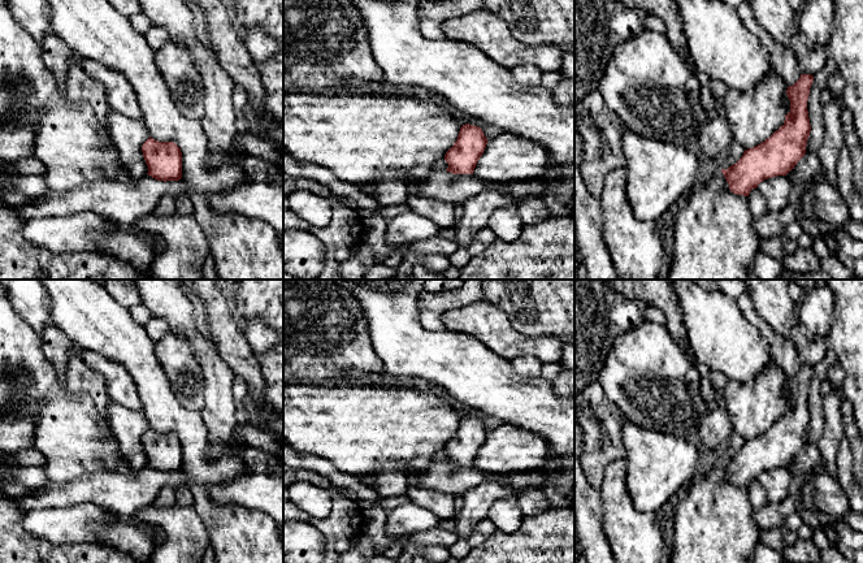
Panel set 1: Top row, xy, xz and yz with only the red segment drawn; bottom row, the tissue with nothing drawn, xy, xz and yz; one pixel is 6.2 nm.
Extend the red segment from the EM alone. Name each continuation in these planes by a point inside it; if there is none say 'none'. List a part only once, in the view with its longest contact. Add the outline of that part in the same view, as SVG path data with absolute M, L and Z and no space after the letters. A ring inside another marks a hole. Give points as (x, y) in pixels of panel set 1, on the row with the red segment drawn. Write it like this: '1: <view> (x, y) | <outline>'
none

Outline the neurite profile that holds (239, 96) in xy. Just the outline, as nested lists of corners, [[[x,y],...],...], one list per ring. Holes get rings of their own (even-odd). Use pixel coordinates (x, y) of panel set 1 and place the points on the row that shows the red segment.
[[[235,85],[231,98],[237,113],[237,129],[239,133],[246,133],[250,129],[250,124],[243,113],[243,109],[248,104],[248,95],[242,86]]]

